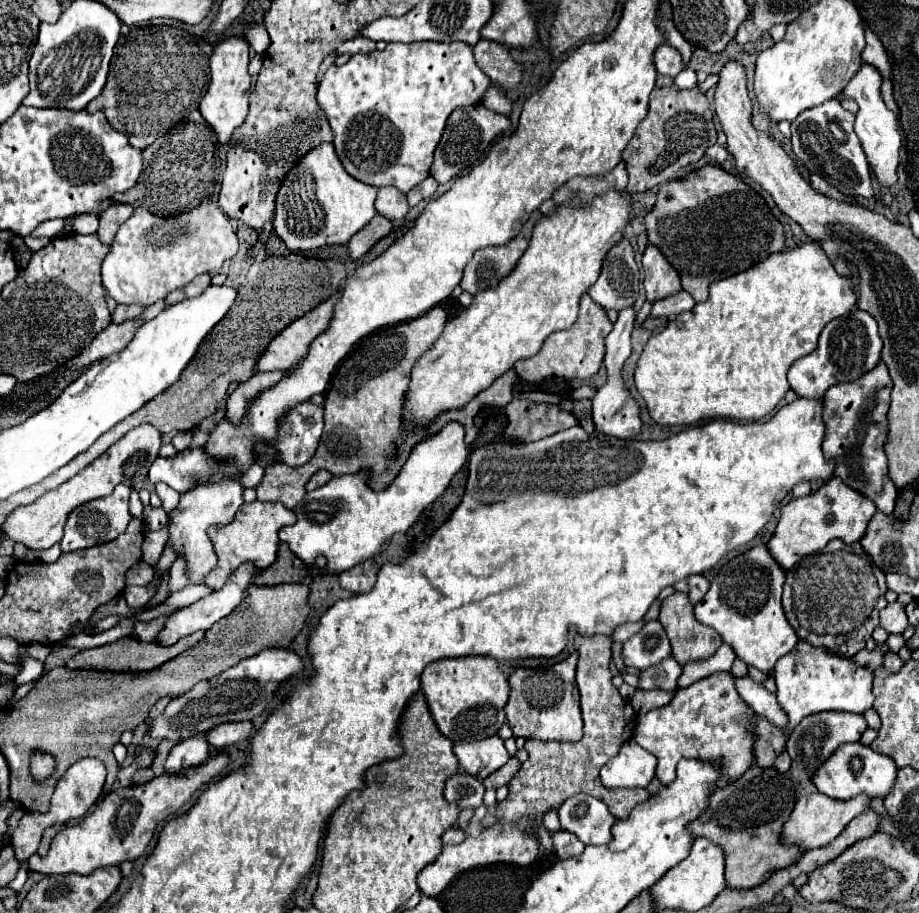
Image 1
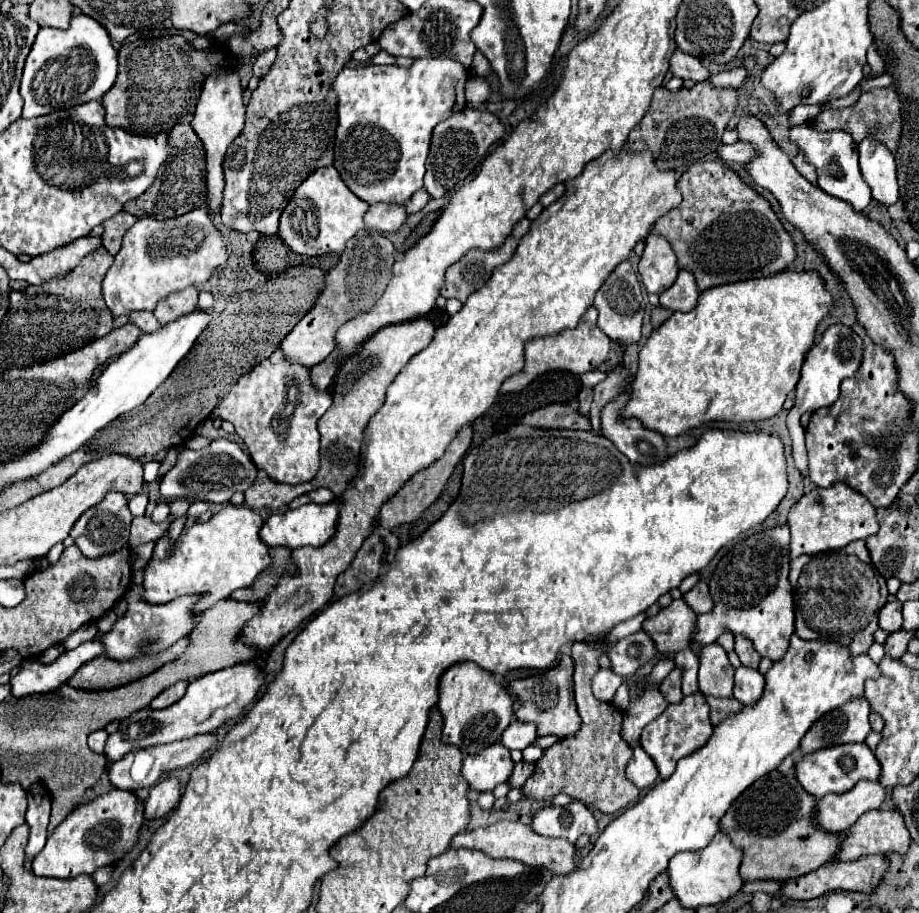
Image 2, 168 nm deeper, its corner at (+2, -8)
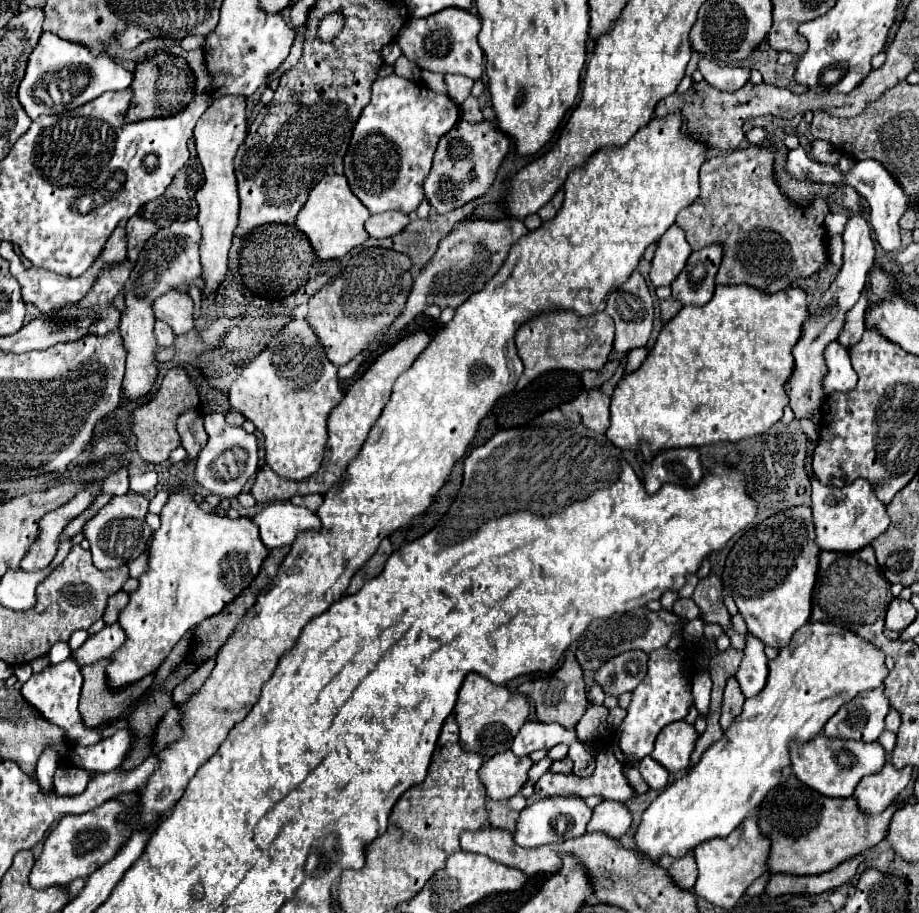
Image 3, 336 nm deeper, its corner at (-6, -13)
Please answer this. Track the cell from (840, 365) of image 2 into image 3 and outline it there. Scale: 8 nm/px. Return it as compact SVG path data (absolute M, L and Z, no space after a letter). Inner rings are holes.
M832 342L824 350L826 376L822 378L824 396L832 396L834 392L850 392L858 384L858 376L850 362L850 352L838 342Z

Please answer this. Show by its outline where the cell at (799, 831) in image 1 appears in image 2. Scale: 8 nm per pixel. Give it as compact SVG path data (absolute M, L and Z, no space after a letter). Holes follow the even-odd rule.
M862 781L842 795L826 795L818 799L814 821L822 831L842 833L848 831L860 815L870 809L880 809L886 797L886 789L878 783Z

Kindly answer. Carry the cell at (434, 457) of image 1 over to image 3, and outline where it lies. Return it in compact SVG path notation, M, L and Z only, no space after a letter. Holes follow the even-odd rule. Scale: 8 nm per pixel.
M292 502L268 504L252 520L258 524L260 538L270 550L278 546L292 546L298 534L306 530L320 532L322 528L320 518L314 512L298 508Z

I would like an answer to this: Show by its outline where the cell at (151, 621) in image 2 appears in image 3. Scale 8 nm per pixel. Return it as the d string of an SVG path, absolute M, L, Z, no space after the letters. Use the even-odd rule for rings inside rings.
M110 624L104 630L100 630L98 634L90 636L76 652L72 652L72 656L82 666L94 664L98 660L110 658L124 644L124 640L126 640L124 630L118 624Z

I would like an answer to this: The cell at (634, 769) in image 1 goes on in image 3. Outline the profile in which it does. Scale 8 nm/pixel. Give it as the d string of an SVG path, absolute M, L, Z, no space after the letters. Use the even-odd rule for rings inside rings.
M650 756L640 760L640 774L646 780L646 784L654 790L662 790L668 784L668 772L666 768L662 768L656 760L652 760Z

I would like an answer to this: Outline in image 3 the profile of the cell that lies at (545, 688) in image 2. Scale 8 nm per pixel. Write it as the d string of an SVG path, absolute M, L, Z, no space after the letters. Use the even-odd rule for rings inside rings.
M568 652L562 666L558 670L554 670L550 676L536 680L532 684L532 690L528 692L528 698L534 700L534 708L536 708L536 718L544 724L556 722L564 728L574 728L578 724L578 720L582 718L582 714L588 708L588 700L586 700L586 684L584 684L584 676L582 676L582 668L576 662L574 654Z

